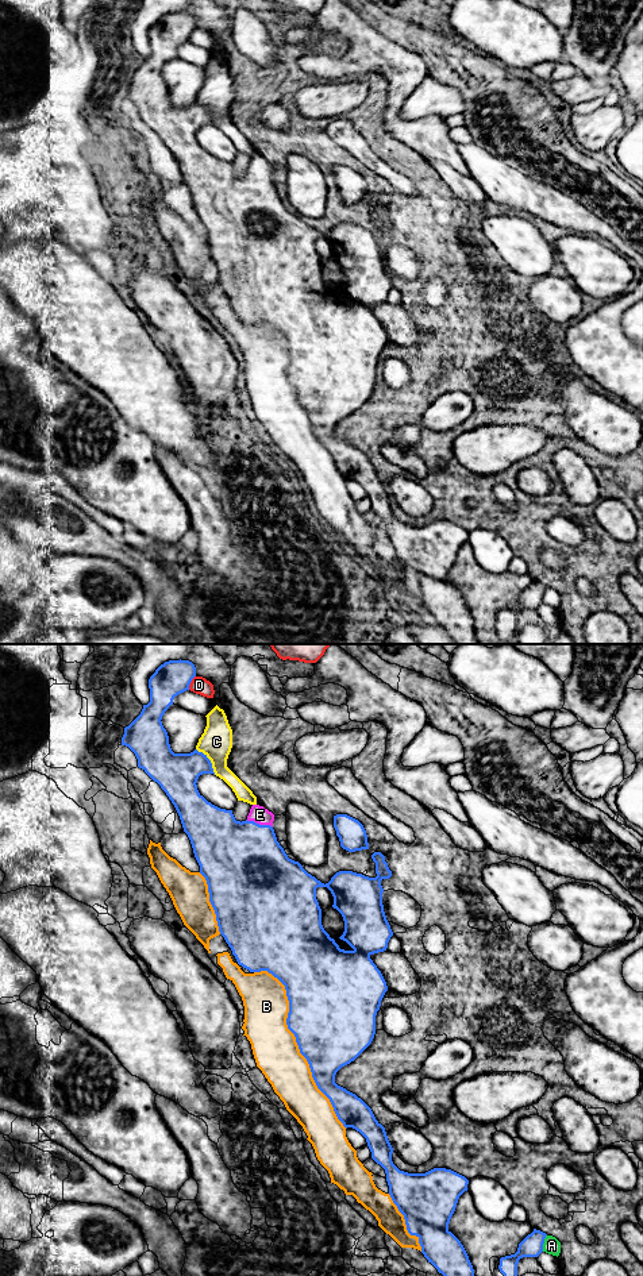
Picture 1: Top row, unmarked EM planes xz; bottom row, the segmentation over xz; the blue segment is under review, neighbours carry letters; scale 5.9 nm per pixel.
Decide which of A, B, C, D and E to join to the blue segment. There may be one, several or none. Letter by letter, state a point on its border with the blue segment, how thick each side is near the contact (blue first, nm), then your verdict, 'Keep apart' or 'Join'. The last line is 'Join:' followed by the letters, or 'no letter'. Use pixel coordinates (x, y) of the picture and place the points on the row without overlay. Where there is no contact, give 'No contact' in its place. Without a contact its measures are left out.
A: Touches blue at xz (543, 594). Thickness 130 nm (blue) against 100 nm. Keep apart
B: Touches blue at xz (296, 393). Thickness 480 nm (blue) against 260 nm. Keep apart
C: Touches blue at xz (210, 112). Thickness 240 nm (blue) against 190 nm. Keep apart
D: Touches blue at xz (191, 33). Thickness 200 nm (blue) against 110 nm. Keep apart
E: Touches blue at xz (258, 176). Thickness 480 nm (blue) against 100 nm. Join
Join: E

